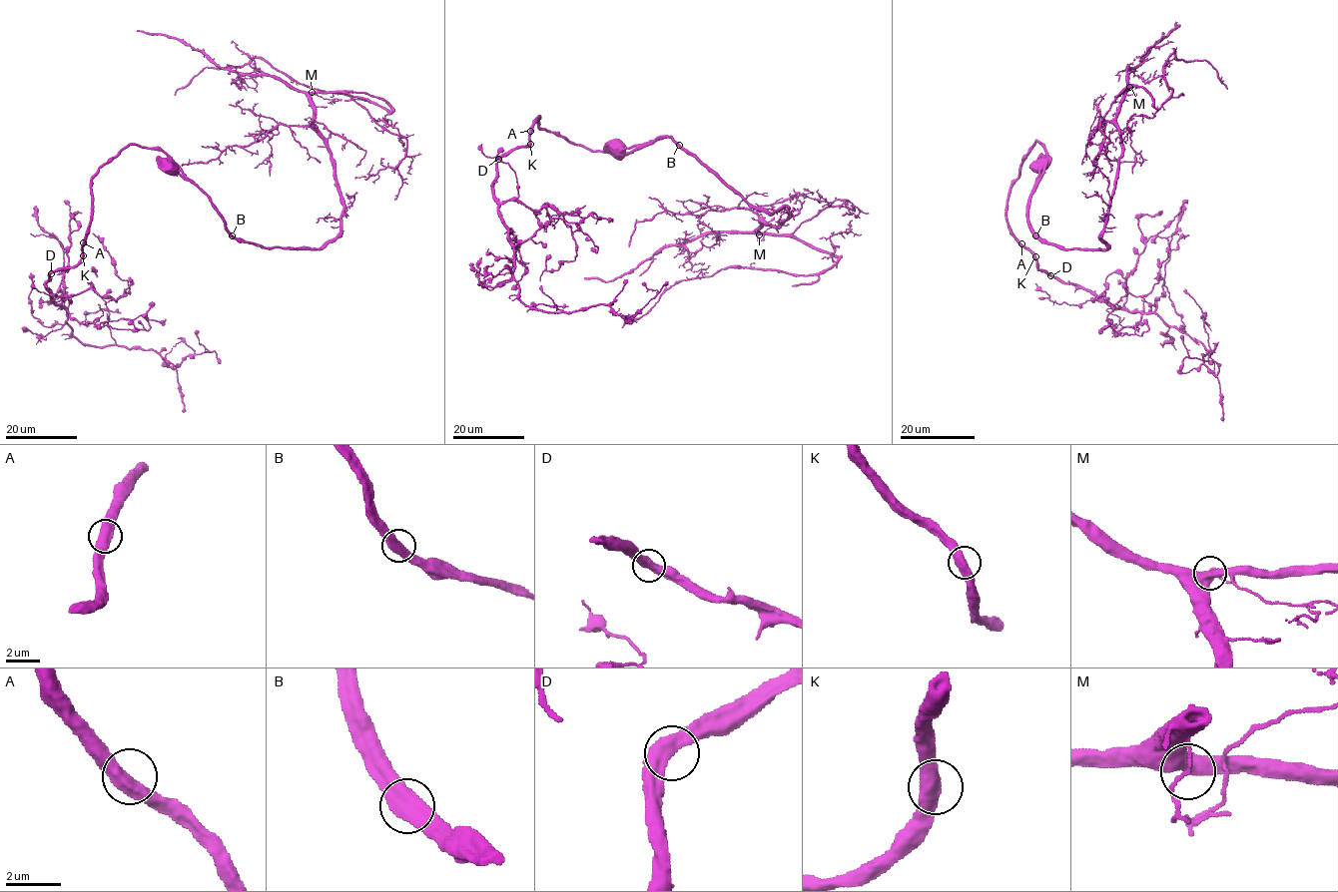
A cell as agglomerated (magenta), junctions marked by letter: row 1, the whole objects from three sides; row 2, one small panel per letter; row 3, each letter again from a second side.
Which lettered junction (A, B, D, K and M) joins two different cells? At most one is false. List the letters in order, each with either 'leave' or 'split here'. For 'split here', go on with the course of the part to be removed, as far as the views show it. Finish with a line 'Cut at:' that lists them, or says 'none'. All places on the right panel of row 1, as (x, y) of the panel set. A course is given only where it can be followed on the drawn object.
A: leave
B: leave
D: leave
K: leave
M: leave
Cut at: none

